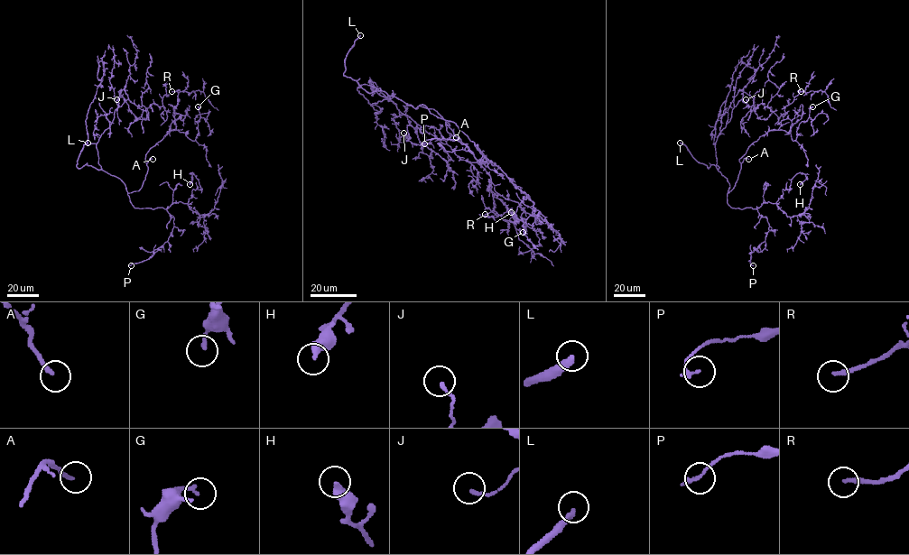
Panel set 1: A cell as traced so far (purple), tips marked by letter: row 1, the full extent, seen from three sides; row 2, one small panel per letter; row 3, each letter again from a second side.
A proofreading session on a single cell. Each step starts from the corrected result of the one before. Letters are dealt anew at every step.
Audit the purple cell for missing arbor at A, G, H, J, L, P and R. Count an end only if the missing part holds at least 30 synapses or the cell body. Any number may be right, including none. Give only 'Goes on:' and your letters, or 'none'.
Goes on: A, L, R

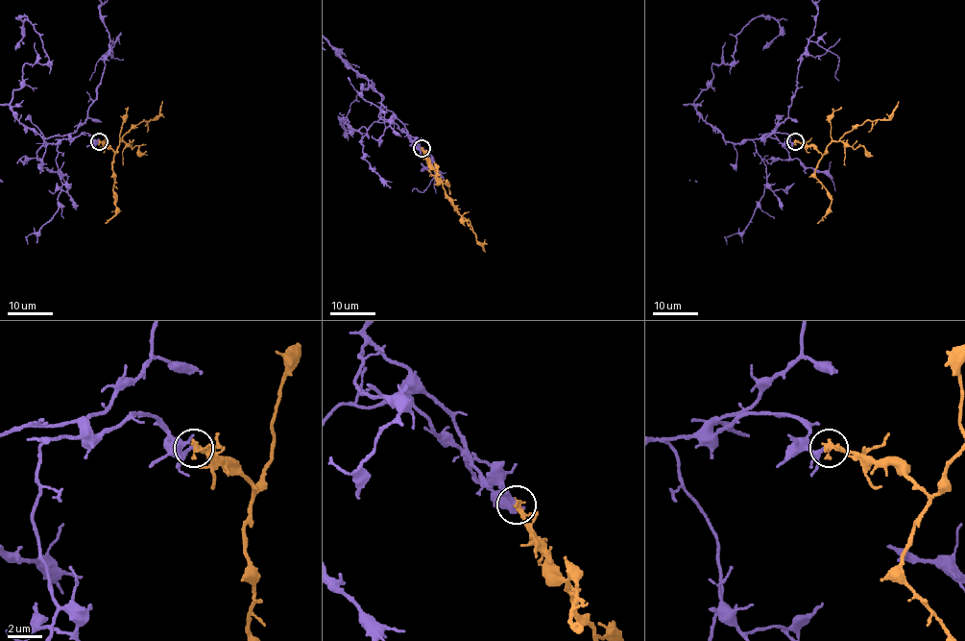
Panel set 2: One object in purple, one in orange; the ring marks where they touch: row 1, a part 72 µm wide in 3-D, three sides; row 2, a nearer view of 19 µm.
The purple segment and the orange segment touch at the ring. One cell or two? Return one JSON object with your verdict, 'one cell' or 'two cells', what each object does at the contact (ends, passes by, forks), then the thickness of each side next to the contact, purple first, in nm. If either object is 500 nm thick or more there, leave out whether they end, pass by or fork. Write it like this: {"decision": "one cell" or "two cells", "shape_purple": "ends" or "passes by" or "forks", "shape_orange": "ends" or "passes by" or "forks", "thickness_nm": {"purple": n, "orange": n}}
{"decision": "one cell", "shape_purple": "ends", "shape_orange": "ends", "thickness_nm": {"purple": 200, "orange": 380}}

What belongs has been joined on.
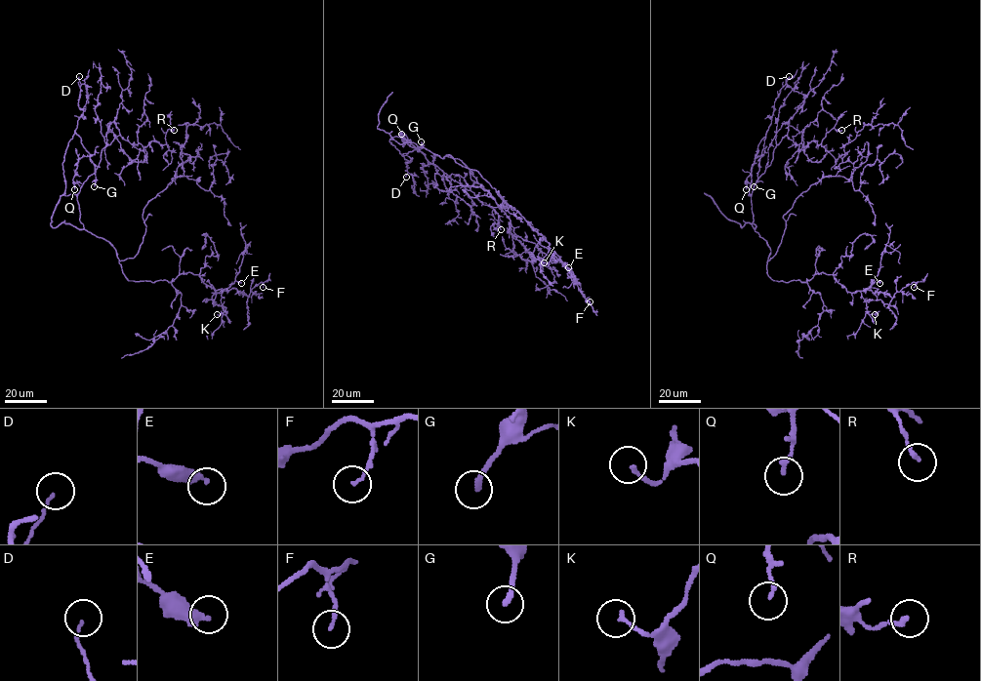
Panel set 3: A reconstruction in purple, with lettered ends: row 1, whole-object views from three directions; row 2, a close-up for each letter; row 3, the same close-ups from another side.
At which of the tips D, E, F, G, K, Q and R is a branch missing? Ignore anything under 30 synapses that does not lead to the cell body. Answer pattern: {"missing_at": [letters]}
{"missing_at": ["G"]}

